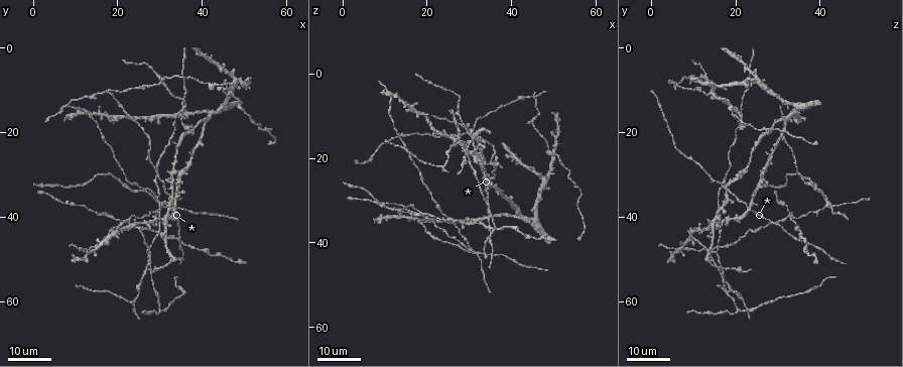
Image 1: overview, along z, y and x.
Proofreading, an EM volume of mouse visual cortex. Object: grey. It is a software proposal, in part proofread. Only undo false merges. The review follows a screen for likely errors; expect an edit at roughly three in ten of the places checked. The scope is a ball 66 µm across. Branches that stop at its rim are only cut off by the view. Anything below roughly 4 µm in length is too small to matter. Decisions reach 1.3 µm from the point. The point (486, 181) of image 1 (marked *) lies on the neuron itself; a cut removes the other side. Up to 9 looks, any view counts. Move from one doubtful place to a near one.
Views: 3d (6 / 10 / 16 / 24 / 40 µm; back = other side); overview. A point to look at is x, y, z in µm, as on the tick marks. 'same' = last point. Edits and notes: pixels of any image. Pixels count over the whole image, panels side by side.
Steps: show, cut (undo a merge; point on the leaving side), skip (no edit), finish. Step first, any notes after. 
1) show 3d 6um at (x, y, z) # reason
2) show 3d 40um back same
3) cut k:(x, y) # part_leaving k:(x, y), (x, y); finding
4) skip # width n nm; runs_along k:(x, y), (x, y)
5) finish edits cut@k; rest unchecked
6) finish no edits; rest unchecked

show 3d 16um at (33.5, 37.5, 23.0) # four arms meet

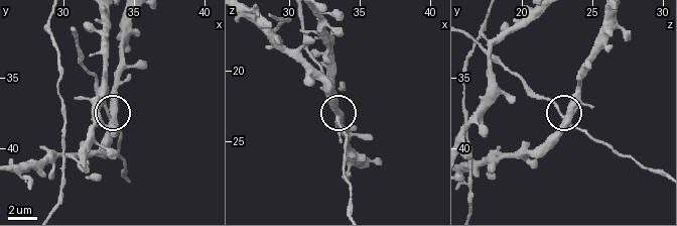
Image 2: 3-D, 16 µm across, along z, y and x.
show 3d 6um at (33.4, 37.8, 23.2)

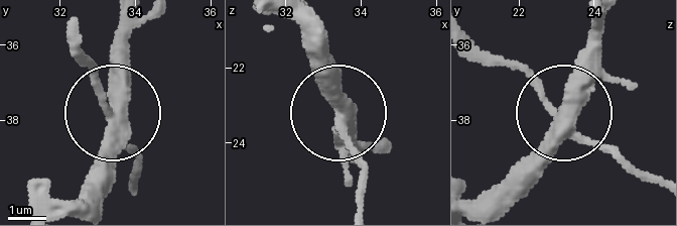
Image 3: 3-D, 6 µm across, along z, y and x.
skip # arms 4; runs_along 3:(651, 179), (586, 140), (567, 101), (580, 53), (602, 27); continuous, no second neuron

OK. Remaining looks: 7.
show 3d 16um at (32.5, 50.5, 13.5) # calibre changes

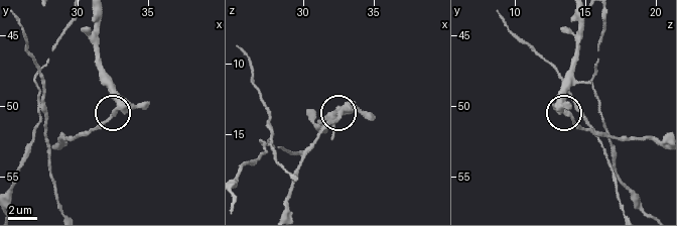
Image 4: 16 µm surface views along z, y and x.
show 3d 6um at (32.6, 50.4, 13.4) # zoom in

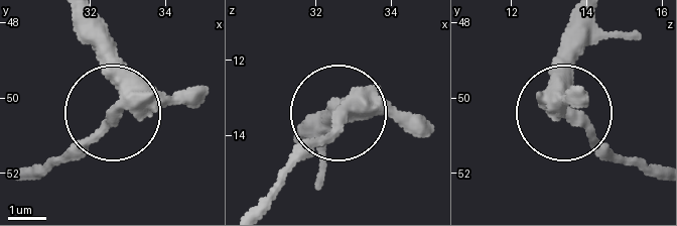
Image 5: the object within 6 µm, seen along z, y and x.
cut 5:(83, 140) # part_leaving 5:(114, 109), (76, 147), (37, 166); two neurons meet here

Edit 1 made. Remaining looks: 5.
show 3d 24um at (35.5, 48.0, 40.5) # sudden change in width

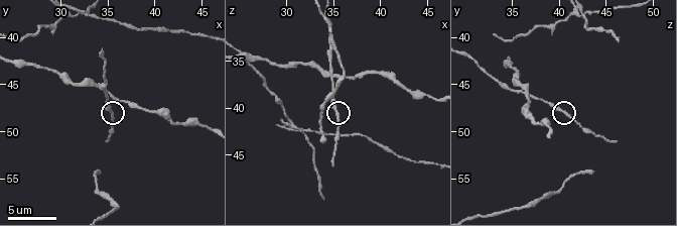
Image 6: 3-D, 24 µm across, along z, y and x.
show 3d 10um at (35.4, 48.0, 40.4) # closer look

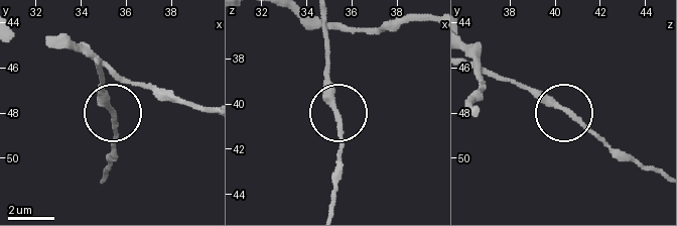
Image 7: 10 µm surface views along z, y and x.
show 3d 6um at (35.3, 47.9, 40.6)

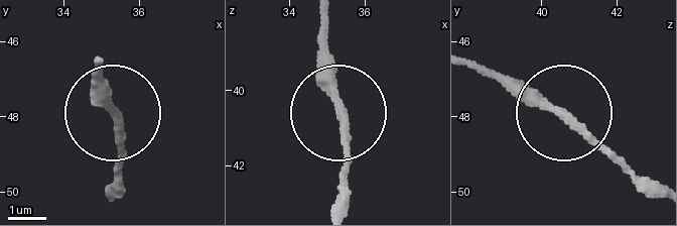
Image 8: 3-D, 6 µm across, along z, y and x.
skip # runs_along 8:(324, 20), (324, 88), (344, 135), (344, 181); continuous, no second neuron

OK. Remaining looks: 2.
show 3d 6um at (34.4, 45.6, 36.4) # four-way junction

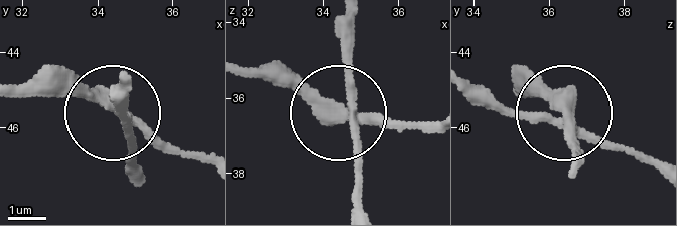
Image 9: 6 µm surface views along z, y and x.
cut 9:(83, 95) # width 310 nm; a second neuron is stuck on

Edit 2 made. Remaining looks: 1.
finish edits cut@5, cut@9; rest unchecked

